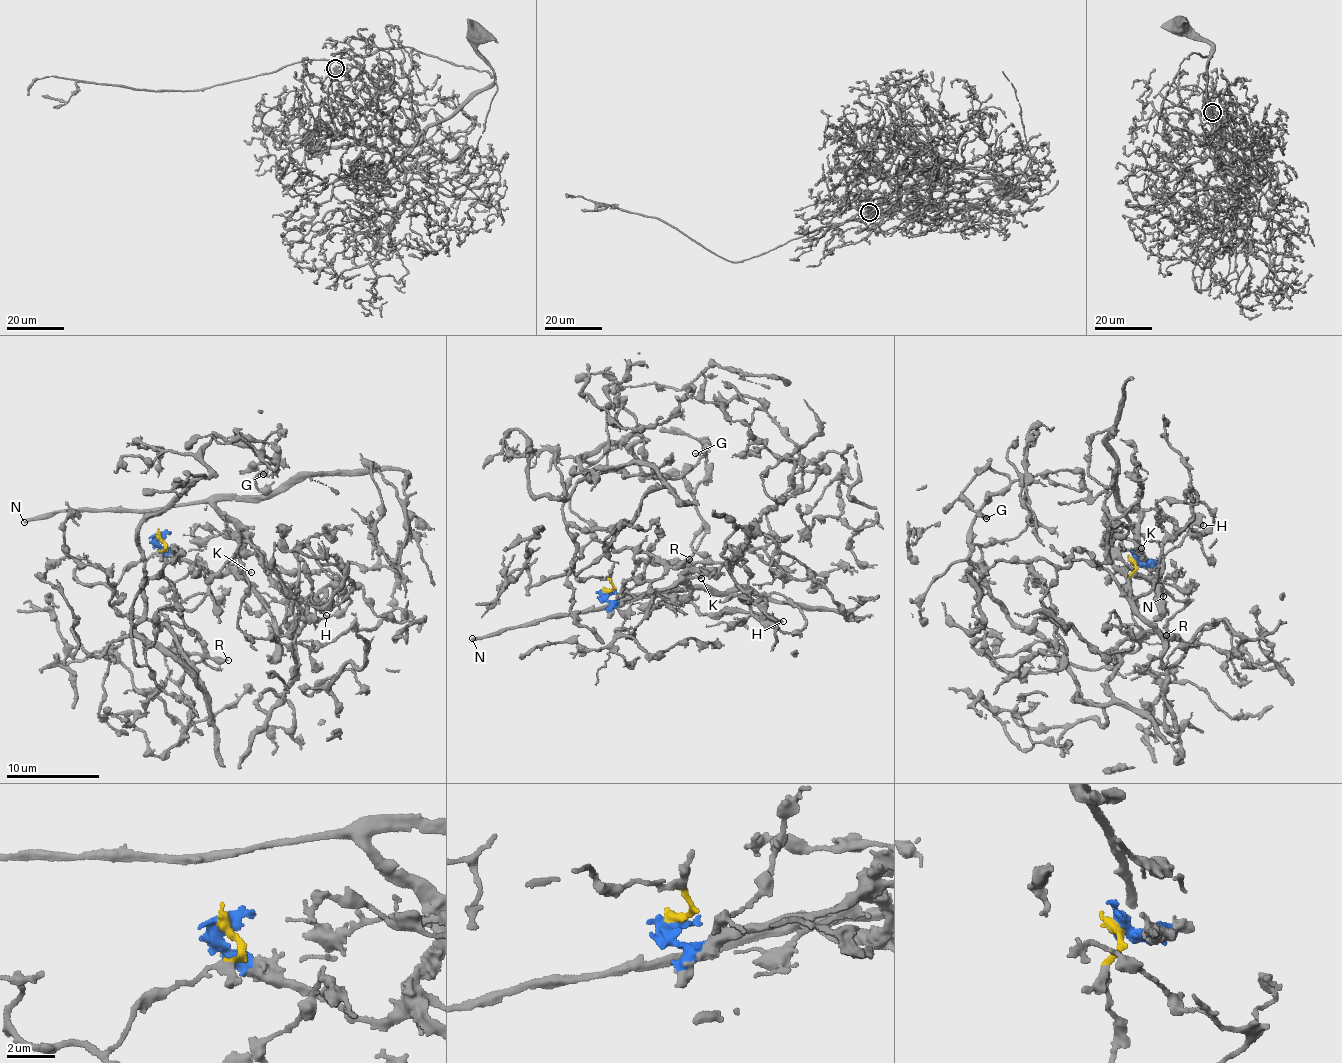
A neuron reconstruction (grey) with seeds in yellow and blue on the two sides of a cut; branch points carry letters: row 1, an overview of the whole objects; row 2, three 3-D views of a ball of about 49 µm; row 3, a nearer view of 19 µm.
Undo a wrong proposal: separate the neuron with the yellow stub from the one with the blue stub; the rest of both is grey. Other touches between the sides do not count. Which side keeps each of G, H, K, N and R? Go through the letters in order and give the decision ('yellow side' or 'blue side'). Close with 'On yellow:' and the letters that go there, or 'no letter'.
G: yellow side
H: blue side
K: blue side
N: blue side
R: yellow side
On yellow: G, R

